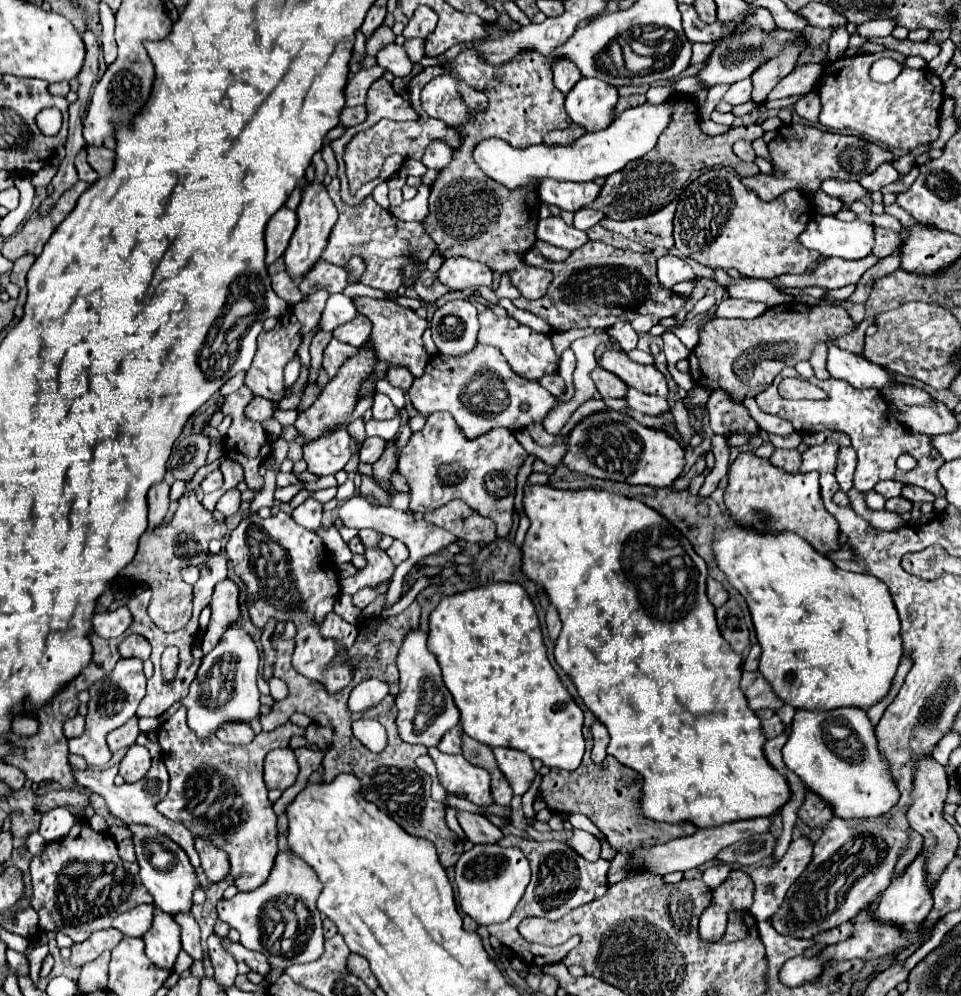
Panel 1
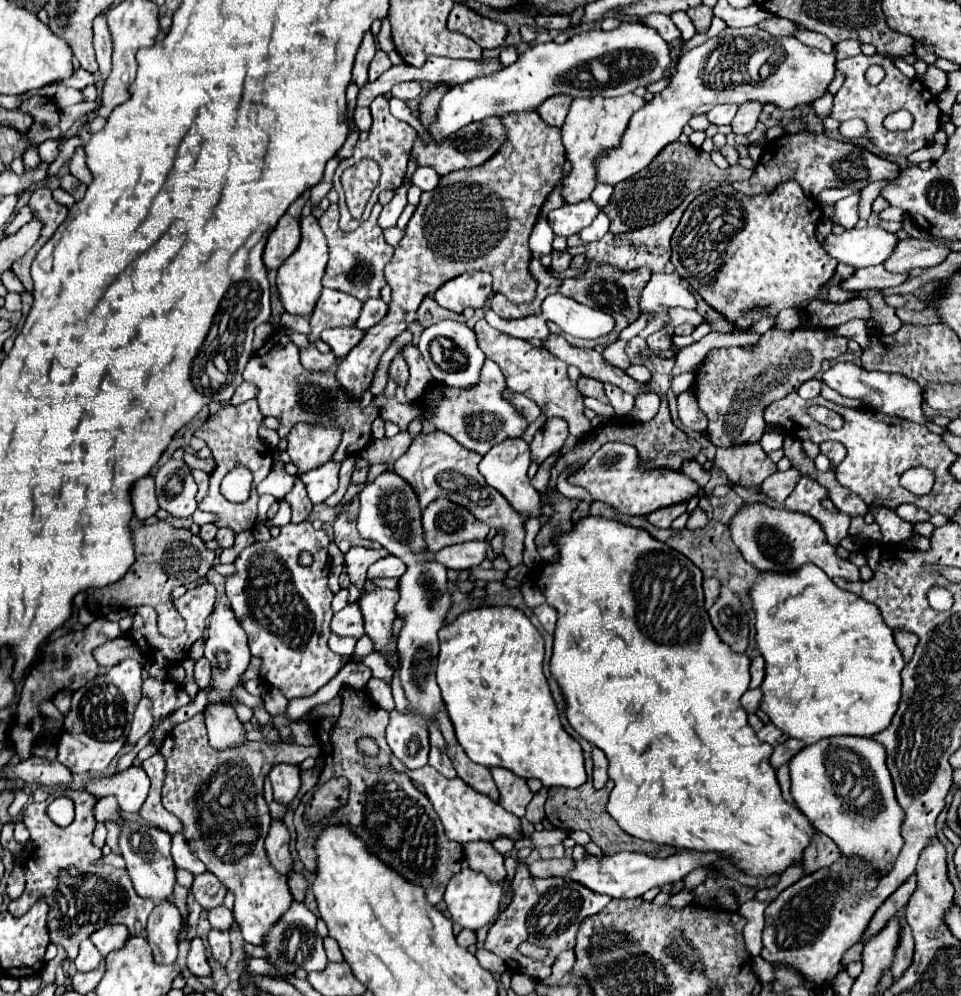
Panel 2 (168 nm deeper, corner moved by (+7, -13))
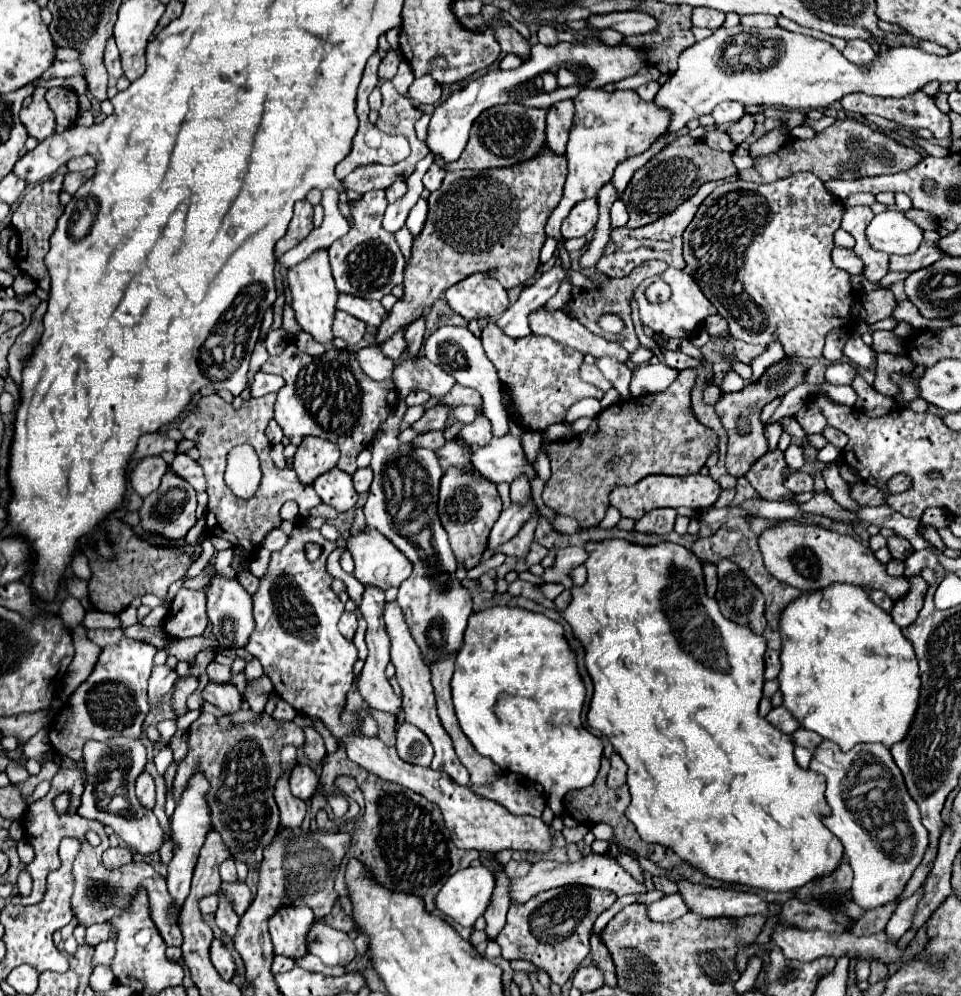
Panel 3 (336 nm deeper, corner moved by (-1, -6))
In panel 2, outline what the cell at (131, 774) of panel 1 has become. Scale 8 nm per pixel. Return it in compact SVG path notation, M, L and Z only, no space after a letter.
M131 765L119 775L93 777L87 783L91 795L115 795L117 803L127 813L137 813L149 793L149 777L139 765Z

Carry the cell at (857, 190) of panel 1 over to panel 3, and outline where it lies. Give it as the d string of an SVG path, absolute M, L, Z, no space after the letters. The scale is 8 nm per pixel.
M840 228L834 234L834 244L843 248L853 249L855 239L848 232Z

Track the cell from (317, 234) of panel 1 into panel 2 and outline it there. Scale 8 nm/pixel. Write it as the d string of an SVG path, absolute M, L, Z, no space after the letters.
M313 215L301 217L301 243L295 249L291 257L283 261L283 265L277 269L277 289L279 289L279 299L285 307L287 313L293 315L311 315L319 293L323 289L321 277L325 273L329 249L327 249L327 239L323 237L323 231L319 229L319 223Z

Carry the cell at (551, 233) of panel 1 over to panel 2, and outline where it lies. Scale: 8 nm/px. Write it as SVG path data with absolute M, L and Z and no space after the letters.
M551 251L551 269L555 271L555 273L561 273L561 271L565 271L567 267L569 267L569 263L571 263L571 255L569 255L569 251Z

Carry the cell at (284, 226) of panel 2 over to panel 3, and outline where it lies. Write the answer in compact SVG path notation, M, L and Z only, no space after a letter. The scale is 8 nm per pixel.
M299 200L295 204L295 214L287 228L287 234L275 246L275 254L277 256L285 254L293 246L297 246L311 230L313 230L313 206L307 200Z

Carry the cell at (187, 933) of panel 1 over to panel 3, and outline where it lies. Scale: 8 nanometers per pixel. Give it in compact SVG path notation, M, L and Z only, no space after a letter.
M213 940L213 944L211 944L211 962L225 980L233 980L235 962L233 962L229 950L223 946L221 940Z

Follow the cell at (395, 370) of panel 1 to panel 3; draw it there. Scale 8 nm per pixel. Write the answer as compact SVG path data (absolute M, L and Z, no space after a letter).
M417 318L415 322L411 322L407 326L405 332L405 340L407 340L407 354L409 356L417 356L419 348L423 346L423 338L425 338L425 318Z

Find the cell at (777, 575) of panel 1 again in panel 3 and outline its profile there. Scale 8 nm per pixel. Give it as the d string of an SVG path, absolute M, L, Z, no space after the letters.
M831 584L825 590L817 590L811 594L805 594L803 598L791 602L783 616L781 616L781 640L783 640L783 648L781 648L781 672L779 672L779 690L783 694L783 706L801 722L803 728L813 730L817 734L821 734L825 740L835 742L841 750L851 750L855 744L865 744L865 742L879 742L887 748L891 748L895 742L901 742L907 736L907 730L911 726L911 718L915 718L915 710L919 706L919 686L921 686L921 678L919 678L919 666L917 666L917 658L913 656L913 646L911 642L901 634L901 628L891 620L891 616L875 606L869 596L865 594L863 588L851 586L851 584Z

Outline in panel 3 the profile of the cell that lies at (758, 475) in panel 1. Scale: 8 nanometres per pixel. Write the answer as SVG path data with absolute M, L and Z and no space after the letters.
M783 520L779 526L759 536L759 548L767 570L801 592L815 592L833 582L883 590L891 600L901 600L909 592L909 580L905 576L889 576L885 564L873 556L867 544L821 526L801 526L795 520Z

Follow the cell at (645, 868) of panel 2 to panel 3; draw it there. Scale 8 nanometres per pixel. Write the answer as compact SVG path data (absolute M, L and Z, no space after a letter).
M589 854L585 856L581 862L573 864L559 864L559 862L549 862L549 860L539 860L537 864L531 866L529 874L523 878L515 878L509 884L509 900L523 904L527 902L531 896L551 890L551 888L559 888L559 886L569 886L569 884L581 884L581 886L591 886L591 888L605 888L615 892L617 896L625 896L628 894L644 894L647 892L646 887L633 880L633 876L629 872L625 872L617 860L611 854Z

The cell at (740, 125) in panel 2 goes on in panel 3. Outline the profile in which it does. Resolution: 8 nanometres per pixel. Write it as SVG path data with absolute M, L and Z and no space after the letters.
M745 114L739 122L735 122L733 126L727 128L727 134L729 134L729 138L731 138L735 144L741 144L741 142L745 142L745 140L751 136L753 126L755 126L753 116L751 116L751 114Z

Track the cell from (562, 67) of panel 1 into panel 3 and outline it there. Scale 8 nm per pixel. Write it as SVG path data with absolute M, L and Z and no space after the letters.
M563 100L557 102L555 106L549 108L547 114L547 146L551 152L563 156L569 130L573 122L573 100Z

